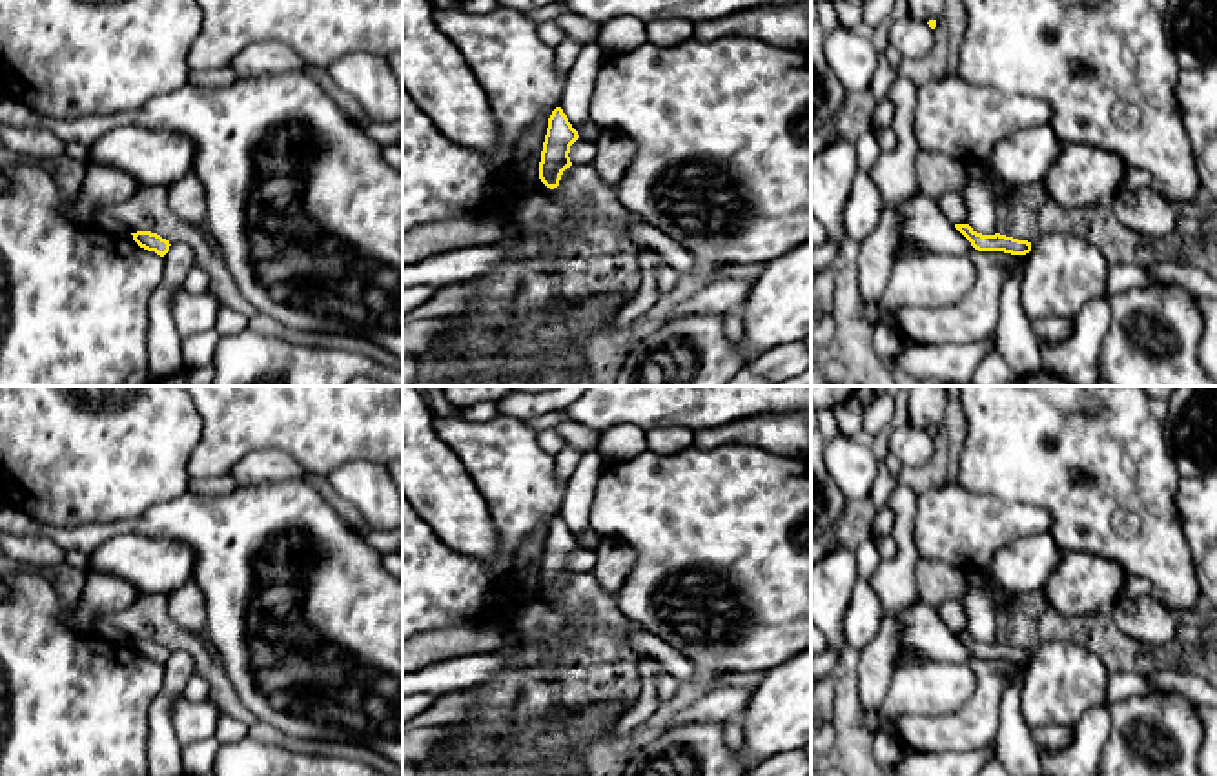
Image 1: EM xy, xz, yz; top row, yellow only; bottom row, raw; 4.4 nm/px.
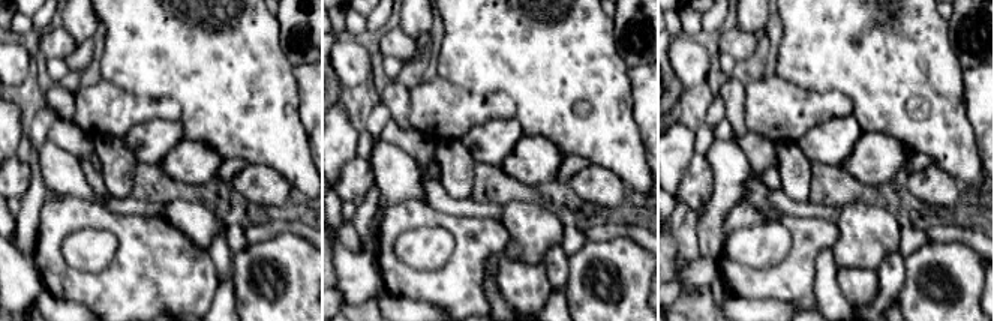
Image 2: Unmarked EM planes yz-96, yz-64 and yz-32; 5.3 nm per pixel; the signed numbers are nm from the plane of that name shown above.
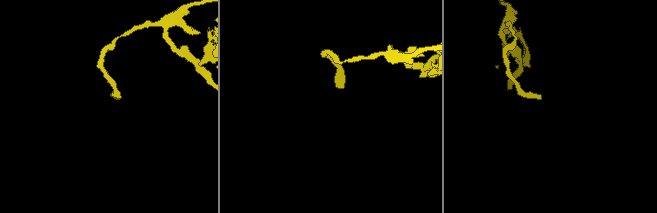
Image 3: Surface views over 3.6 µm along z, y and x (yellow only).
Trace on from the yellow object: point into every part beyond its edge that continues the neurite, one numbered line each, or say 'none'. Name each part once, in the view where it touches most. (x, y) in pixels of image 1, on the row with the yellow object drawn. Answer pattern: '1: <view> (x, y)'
none

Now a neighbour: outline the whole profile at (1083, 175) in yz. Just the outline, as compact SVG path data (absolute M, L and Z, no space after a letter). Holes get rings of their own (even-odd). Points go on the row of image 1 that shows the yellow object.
M1066 144L1042 184L1064 208L1089 208L1108 202L1128 173L1130 168L1115 153Z

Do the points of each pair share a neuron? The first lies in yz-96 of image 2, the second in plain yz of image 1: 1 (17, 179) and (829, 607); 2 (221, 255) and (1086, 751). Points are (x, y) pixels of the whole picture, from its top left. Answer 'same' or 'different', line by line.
1: different
2: same

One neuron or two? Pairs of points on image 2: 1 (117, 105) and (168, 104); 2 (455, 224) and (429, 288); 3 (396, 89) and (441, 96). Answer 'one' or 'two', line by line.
1: one
2: one
3: two

